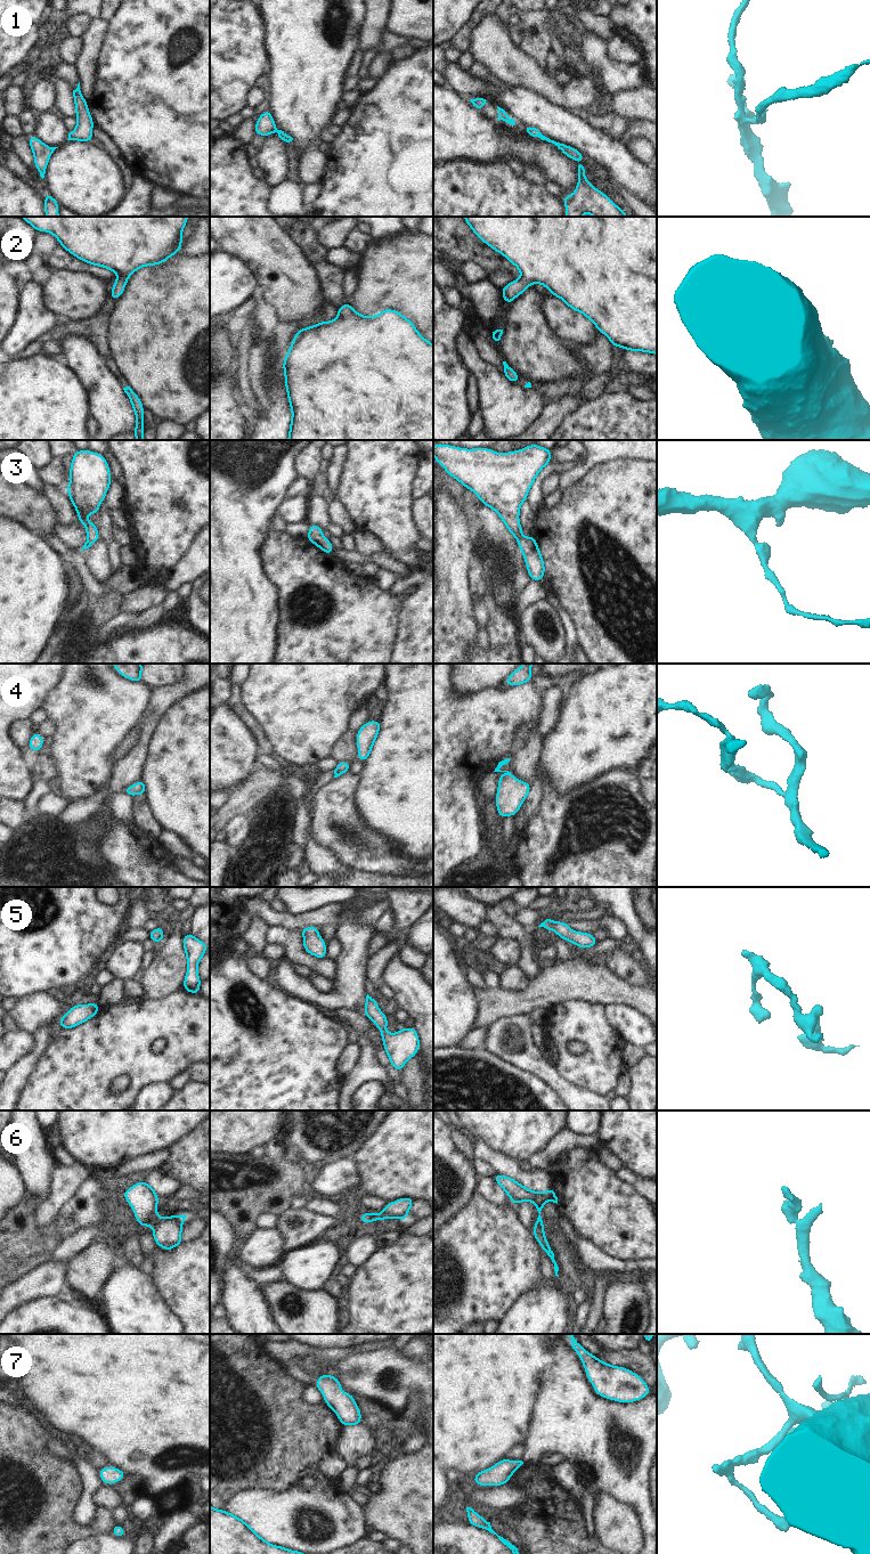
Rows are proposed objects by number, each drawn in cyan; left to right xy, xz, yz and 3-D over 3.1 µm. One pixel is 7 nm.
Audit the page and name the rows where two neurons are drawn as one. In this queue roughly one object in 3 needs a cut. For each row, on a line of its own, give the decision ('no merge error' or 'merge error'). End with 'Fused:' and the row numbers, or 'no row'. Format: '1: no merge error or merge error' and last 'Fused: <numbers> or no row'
1: no merge error
2: no merge error
3: no merge error
4: no merge error
5: no merge error
6: merge error
7: no merge error
Fused: 6

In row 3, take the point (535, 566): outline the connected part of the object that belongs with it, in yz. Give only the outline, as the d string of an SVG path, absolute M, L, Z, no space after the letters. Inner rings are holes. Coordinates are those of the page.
M436 444L433 455L446 473L461 482L466 489L471 489L482 505L494 510L504 522L511 535L518 540L531 580L542 581L545 566L534 535L525 538L519 521L520 506L527 501L527 495L542 469L551 463L553 450L538 445L529 445L520 450L510 453L495 453L490 448L460 448L455 446Z

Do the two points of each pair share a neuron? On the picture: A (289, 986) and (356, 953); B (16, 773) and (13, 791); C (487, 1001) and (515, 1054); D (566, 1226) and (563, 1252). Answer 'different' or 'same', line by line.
A: same
B: same
C: different
D: different

